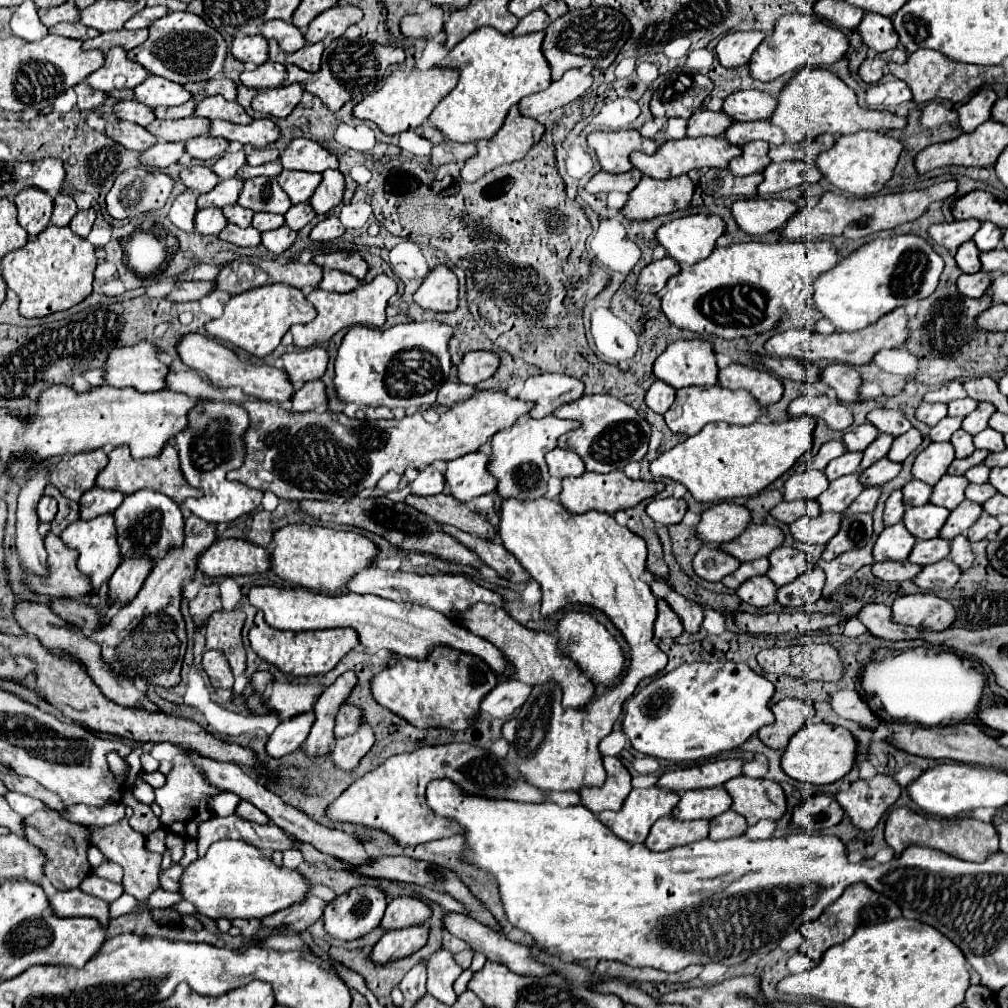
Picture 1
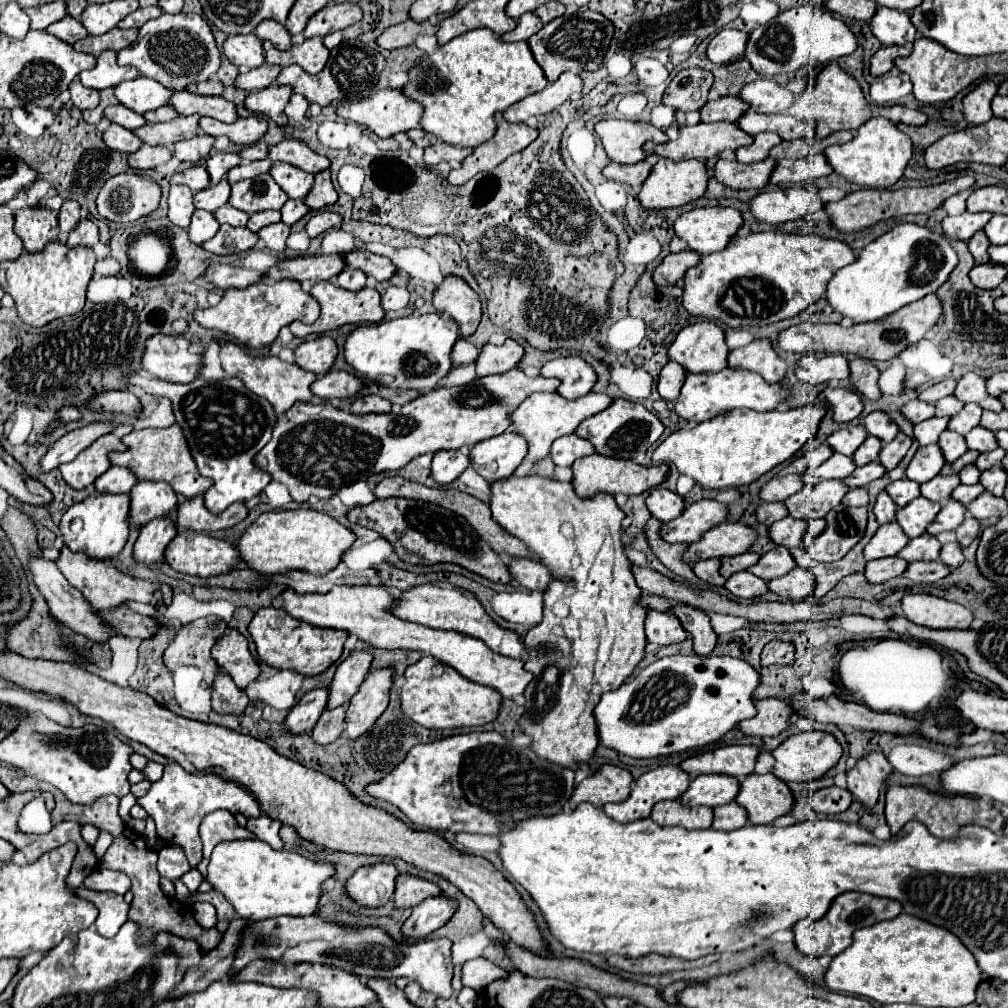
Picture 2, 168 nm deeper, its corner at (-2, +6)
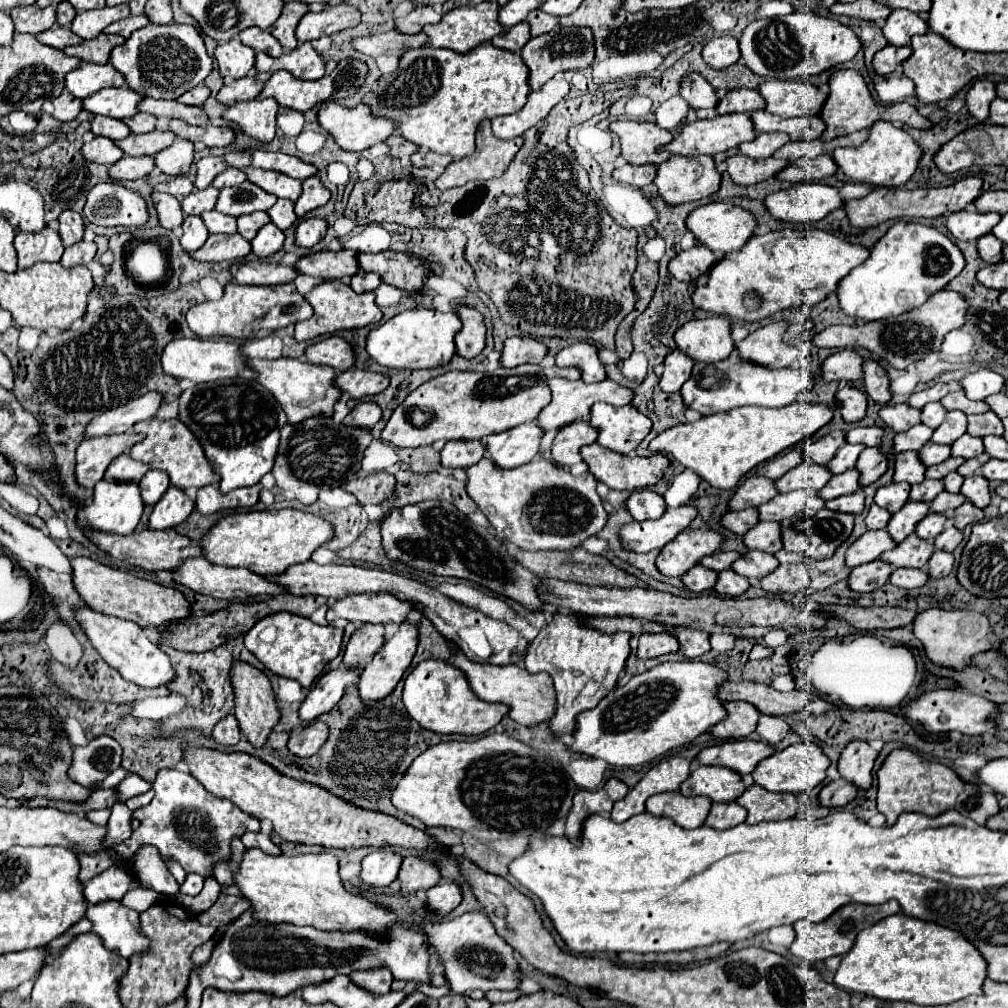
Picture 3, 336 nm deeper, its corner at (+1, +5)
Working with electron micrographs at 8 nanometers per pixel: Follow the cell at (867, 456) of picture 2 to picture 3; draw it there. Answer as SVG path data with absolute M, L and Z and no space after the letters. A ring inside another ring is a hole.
M845 444L833 458L833 462L829 464L829 470L833 470L833 474L841 474L845 470L855 468L857 458L861 454L861 450L865 450L865 446L857 446L857 444Z

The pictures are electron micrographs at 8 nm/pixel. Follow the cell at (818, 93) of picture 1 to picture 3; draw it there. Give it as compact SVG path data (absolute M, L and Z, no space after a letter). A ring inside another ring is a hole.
M849 68L847 70L837 70L837 72L831 74L831 78L829 78L829 96L827 96L819 116L827 124L825 132L821 134L821 140L831 140L831 138L837 138L837 136L851 134L855 130L869 128L877 120L887 120L887 122L893 122L893 124L907 124L911 128L931 128L933 126L929 122L929 118L921 116L907 102L891 104L891 106L881 106L881 104L873 102L871 94L869 94L869 90L867 90L867 86L863 82L863 76L857 70L849 70Z

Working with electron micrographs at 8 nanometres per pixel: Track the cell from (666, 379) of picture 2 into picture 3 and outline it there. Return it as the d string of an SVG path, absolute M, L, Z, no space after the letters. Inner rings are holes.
M673 350L663 362L663 374L659 380L659 388L665 394L679 392L679 388L691 374L691 368L693 368L693 360L685 358L685 354L681 354L679 350Z

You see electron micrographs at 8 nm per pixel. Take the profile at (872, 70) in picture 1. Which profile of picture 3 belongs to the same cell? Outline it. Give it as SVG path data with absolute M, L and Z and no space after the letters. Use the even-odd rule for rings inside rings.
M885 46L883 50L879 50L873 58L873 68L879 76L887 76L891 72L895 72L895 68L905 60L909 58L911 54L911 46L903 46L903 48L897 48L897 46Z

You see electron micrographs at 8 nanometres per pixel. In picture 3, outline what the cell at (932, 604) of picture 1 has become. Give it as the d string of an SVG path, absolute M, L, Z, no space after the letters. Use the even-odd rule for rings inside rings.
M927 608L917 614L913 622L913 634L923 642L927 656L939 666L963 668L971 662L971 656L977 652L989 650L991 642L987 634L991 632L989 620L983 614L973 610L943 610L943 608Z

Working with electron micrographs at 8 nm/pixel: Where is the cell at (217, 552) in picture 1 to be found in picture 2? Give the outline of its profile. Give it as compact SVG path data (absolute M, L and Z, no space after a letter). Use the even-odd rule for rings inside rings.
M178 533L164 551L164 561L180 573L210 577L230 573L232 565L240 563L236 547L206 533Z

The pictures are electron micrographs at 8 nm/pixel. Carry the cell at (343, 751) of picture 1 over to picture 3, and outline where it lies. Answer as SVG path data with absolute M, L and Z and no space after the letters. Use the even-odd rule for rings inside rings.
M403 622L397 634L363 666L359 678L361 702L375 702L389 696L417 650L417 626Z

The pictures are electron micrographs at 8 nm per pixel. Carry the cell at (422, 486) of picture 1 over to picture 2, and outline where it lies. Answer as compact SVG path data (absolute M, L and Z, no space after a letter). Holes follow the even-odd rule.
M456 449L452 453L440 451L434 455L434 461L432 461L432 477L440 485L448 485L468 467L470 467L470 461L468 461L466 449Z

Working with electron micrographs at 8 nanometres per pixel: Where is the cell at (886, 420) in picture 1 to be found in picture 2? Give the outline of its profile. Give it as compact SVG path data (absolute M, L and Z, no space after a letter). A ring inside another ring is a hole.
M874 411L864 419L864 429L868 431L868 435L878 437L882 443L888 443L896 437L898 433L898 425L882 411Z

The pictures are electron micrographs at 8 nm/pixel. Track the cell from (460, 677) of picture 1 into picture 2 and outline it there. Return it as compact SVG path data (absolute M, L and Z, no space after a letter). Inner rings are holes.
M422 657L418 663L410 665L404 673L406 683L402 687L402 709L404 713L430 729L454 729L454 727L478 727L492 723L498 717L502 703L500 693L490 687L476 685L462 677L456 669L436 661L434 657ZM436 665L436 675L432 673Z

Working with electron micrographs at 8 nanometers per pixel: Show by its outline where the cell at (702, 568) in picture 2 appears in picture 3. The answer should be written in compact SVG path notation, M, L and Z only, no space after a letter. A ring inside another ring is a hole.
M697 564L695 568L691 568L687 574L683 574L683 582L685 582L685 588L691 590L691 592L703 592L703 590L709 590L715 586L717 582L717 572Z

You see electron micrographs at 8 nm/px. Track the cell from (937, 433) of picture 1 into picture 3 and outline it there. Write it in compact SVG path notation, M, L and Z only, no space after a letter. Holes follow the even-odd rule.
M917 424L905 432L895 434L893 438L893 450L895 452L905 452L905 450L921 450L921 446L925 446L931 440L933 428L925 426L925 424Z

